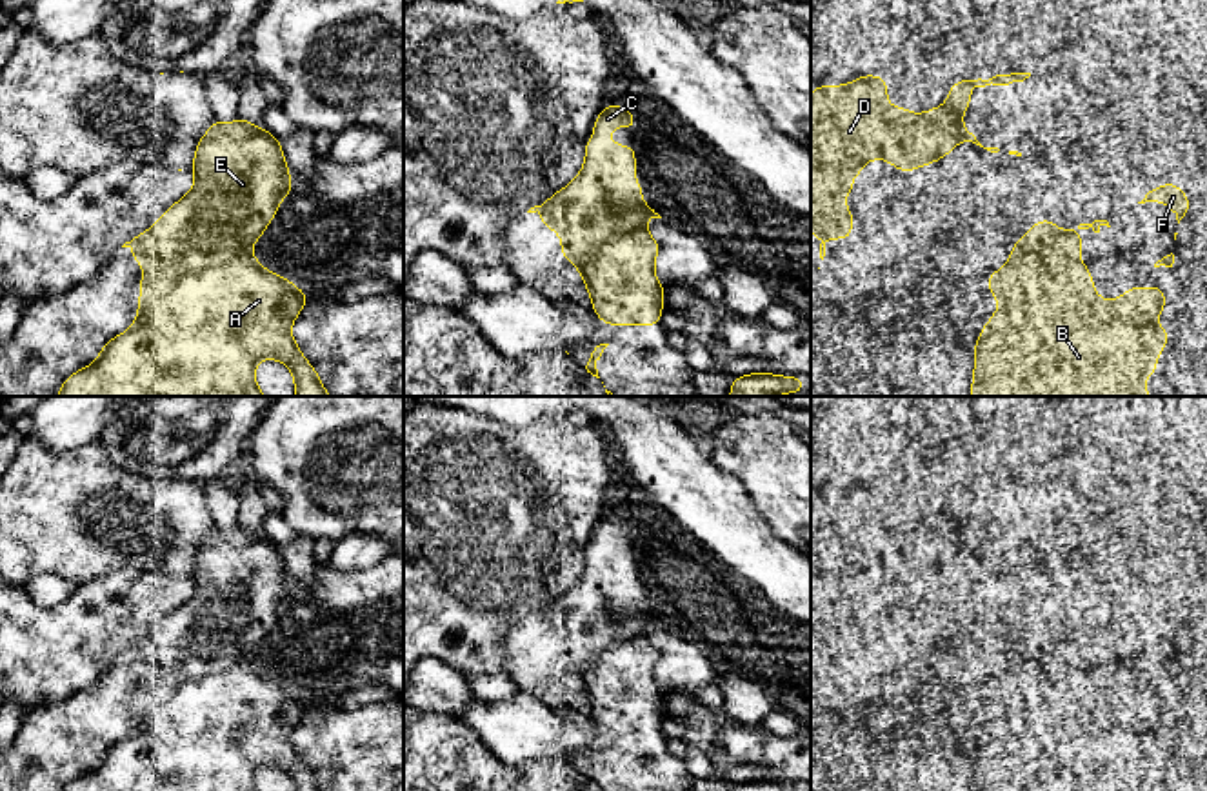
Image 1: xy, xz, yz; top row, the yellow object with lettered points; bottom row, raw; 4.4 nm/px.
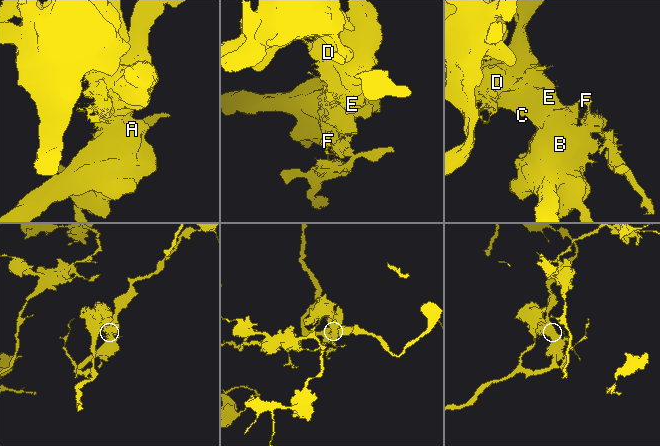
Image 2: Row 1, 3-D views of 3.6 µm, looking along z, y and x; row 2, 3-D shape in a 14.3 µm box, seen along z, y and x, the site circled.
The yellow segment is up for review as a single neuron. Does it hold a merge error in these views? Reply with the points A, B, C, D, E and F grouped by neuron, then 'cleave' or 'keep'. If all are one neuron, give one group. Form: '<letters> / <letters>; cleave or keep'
A B F / C D E; cleave

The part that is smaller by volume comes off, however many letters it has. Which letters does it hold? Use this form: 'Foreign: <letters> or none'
Foreign: C, D, E

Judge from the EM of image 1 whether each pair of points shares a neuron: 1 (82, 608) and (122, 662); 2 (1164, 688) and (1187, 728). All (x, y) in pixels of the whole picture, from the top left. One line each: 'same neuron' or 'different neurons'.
1: different neurons
2: same neuron

